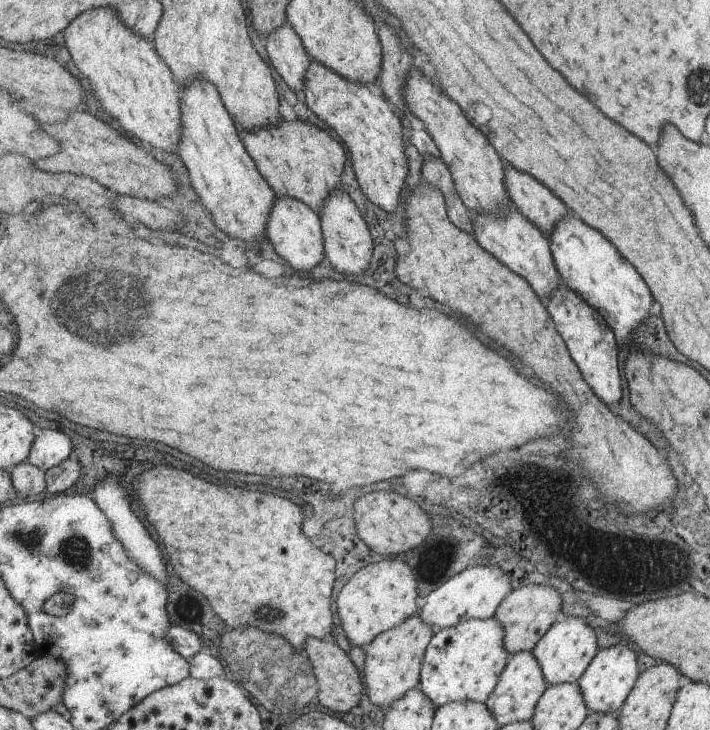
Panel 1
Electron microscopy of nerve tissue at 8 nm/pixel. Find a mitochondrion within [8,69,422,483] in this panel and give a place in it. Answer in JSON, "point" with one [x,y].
{"point":[112,305]}

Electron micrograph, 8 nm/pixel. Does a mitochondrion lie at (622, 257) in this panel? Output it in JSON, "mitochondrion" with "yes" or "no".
{"mitochondrion":"no"}

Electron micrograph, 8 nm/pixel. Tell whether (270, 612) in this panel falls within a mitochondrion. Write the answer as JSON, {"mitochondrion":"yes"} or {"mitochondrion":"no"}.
{"mitochondrion":"yes"}

